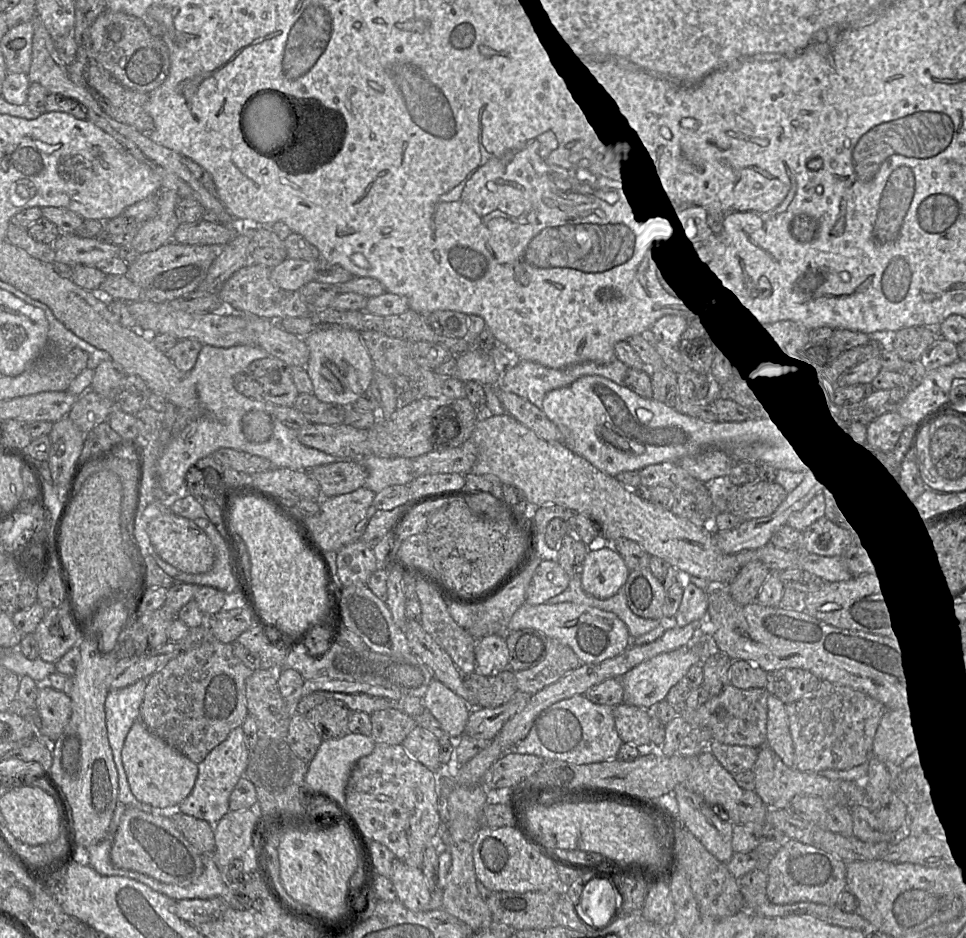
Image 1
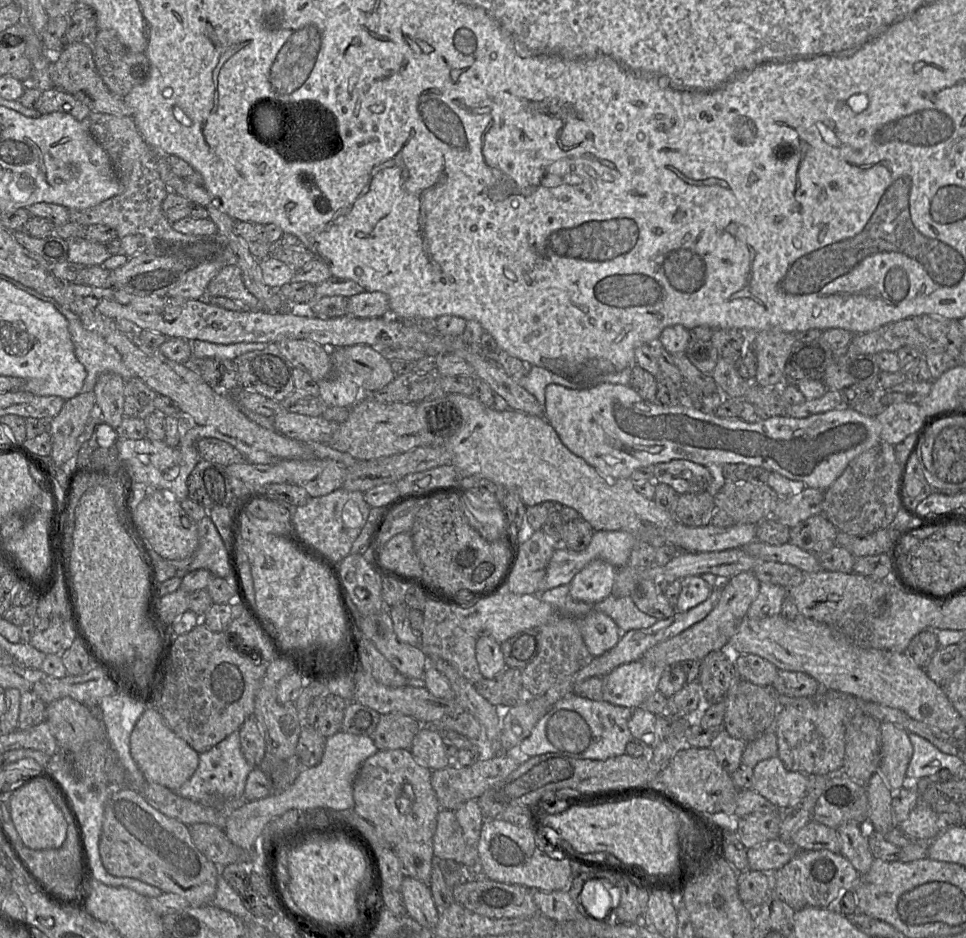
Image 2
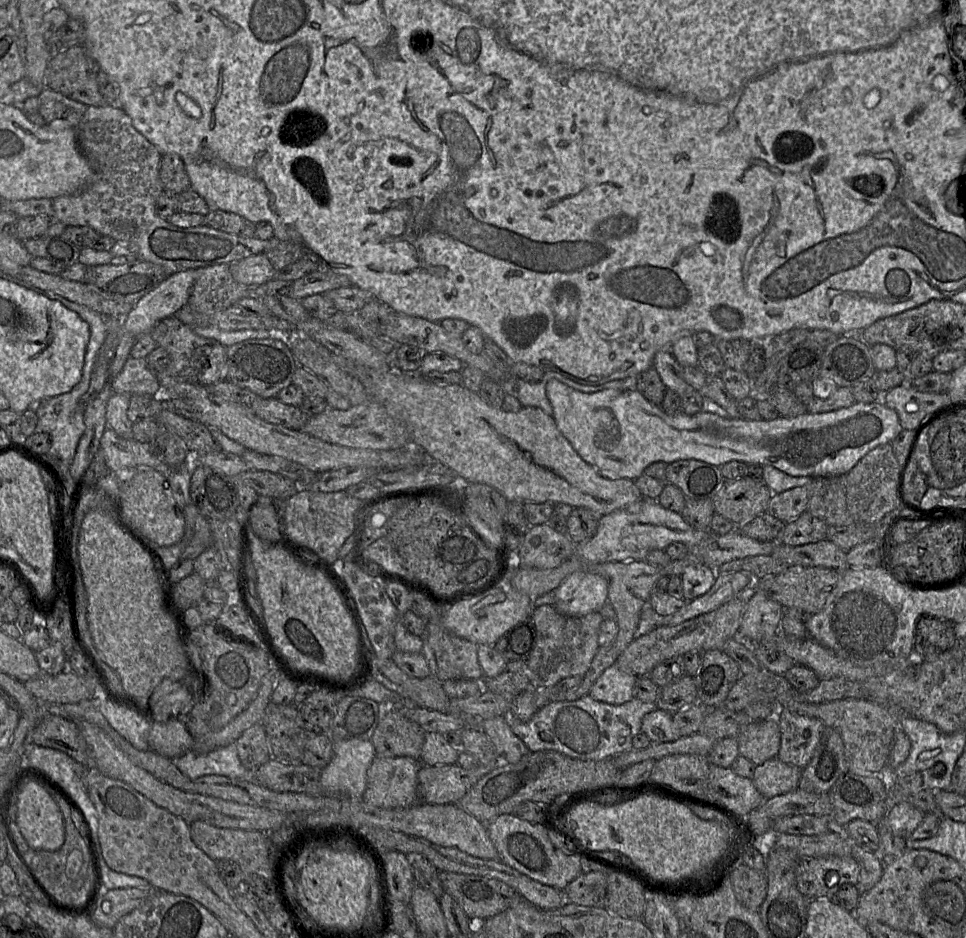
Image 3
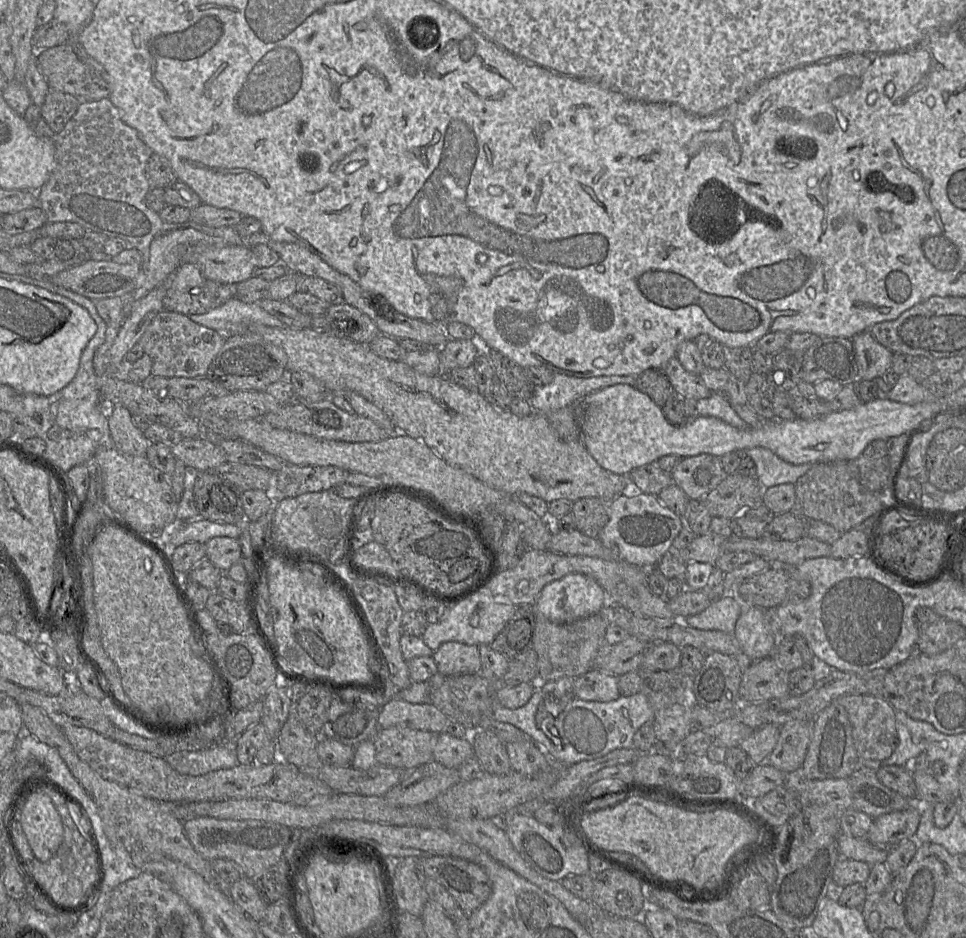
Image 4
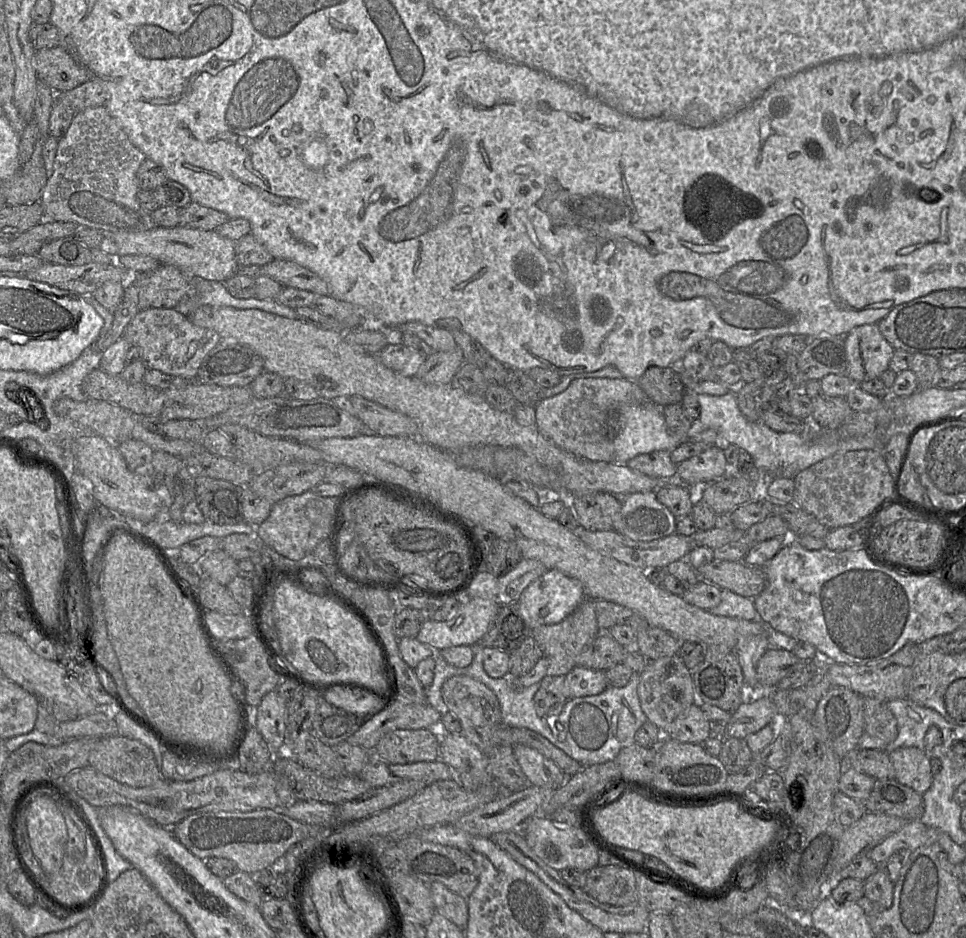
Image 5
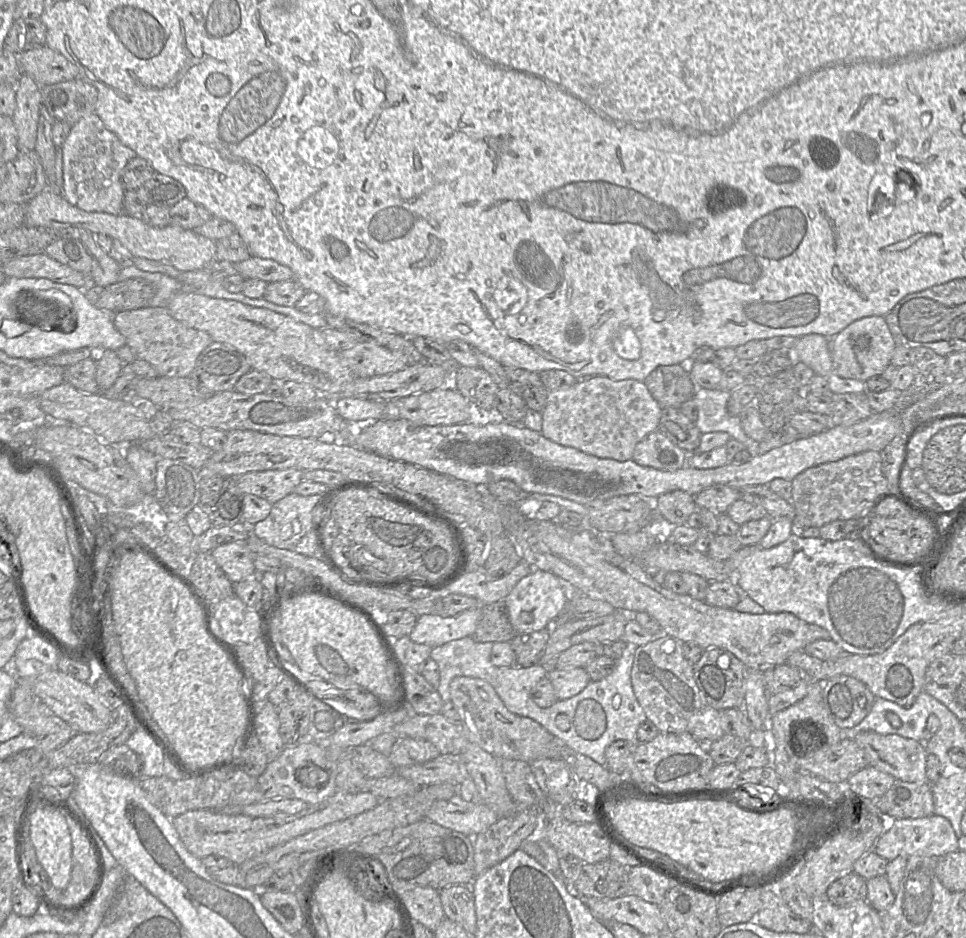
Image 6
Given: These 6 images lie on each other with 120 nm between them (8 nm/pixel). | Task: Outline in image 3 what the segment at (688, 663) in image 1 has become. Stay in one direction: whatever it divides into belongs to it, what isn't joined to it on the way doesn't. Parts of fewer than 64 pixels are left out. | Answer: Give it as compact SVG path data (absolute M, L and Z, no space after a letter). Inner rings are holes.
M612 665L598 677L588 695L603 703L621 705L633 699L636 681L636 676Z

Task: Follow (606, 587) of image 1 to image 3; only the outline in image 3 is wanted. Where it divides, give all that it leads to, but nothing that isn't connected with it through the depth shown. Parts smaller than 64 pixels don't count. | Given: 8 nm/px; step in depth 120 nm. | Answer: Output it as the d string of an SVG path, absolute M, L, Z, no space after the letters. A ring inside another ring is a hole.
M589 571L568 576L553 592L555 608L562 614L580 617L599 612L608 603L608 581Z

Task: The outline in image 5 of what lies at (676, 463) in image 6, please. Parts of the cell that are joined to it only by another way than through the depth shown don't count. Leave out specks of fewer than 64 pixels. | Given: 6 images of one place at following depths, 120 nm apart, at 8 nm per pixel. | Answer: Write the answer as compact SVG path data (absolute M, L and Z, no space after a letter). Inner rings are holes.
M658 450L651 453L637 455L626 464L629 468L652 478L676 478L677 465L672 462L670 451L667 450Z

